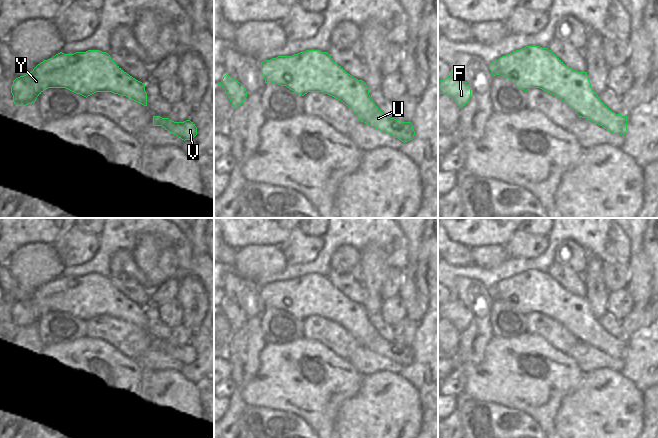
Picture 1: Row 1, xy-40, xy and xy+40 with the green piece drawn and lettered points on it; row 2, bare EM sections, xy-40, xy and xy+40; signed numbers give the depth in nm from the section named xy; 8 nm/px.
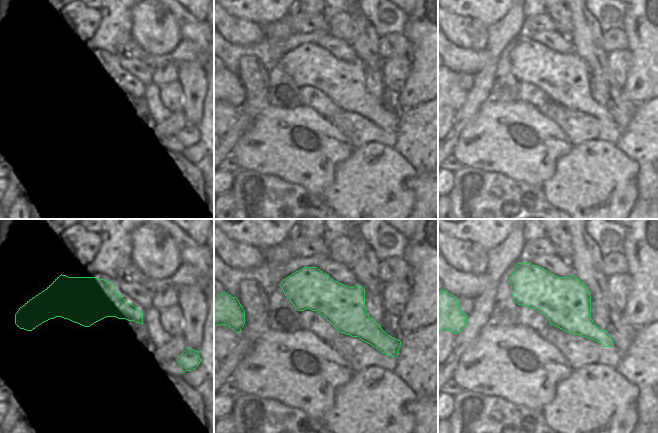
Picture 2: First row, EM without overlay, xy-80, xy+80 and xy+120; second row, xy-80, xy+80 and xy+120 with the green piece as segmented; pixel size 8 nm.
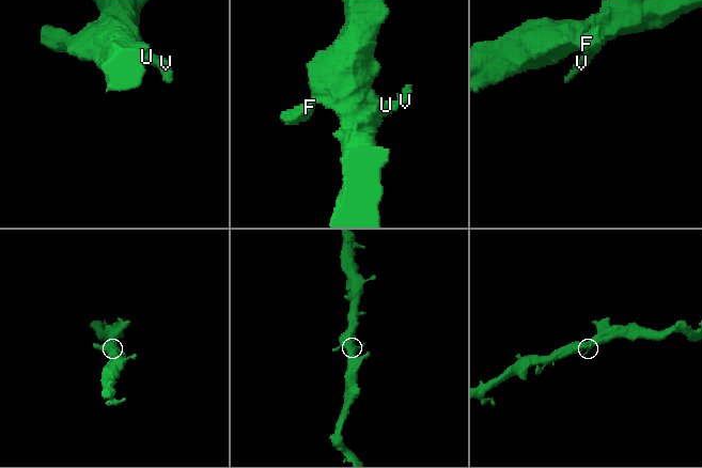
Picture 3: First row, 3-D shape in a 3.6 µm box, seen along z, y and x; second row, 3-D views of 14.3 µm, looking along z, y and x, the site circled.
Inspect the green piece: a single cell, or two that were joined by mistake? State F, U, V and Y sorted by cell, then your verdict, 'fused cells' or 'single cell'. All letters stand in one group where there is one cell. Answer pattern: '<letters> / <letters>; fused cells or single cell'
F U V Y; single cell

